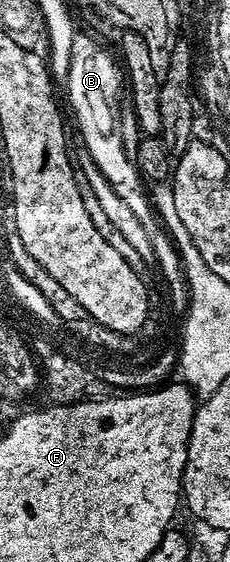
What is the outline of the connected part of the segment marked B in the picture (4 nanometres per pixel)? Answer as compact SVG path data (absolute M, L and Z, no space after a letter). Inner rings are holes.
M83 33L75 34L65 94L71 98L71 107L75 110L75 119L79 122L80 133L83 134L81 143L86 148L86 154L91 155L97 169L105 173L117 197L121 197L121 201L129 205L130 211L133 212L133 220L141 221L141 226L146 228L150 239L155 240L157 233L161 230L160 220L153 210L153 203L148 192L147 195L143 192L145 183L129 154L129 147L119 140L119 115L115 112L115 102L119 99L121 67L116 56L112 55L97 40L90 39Z

